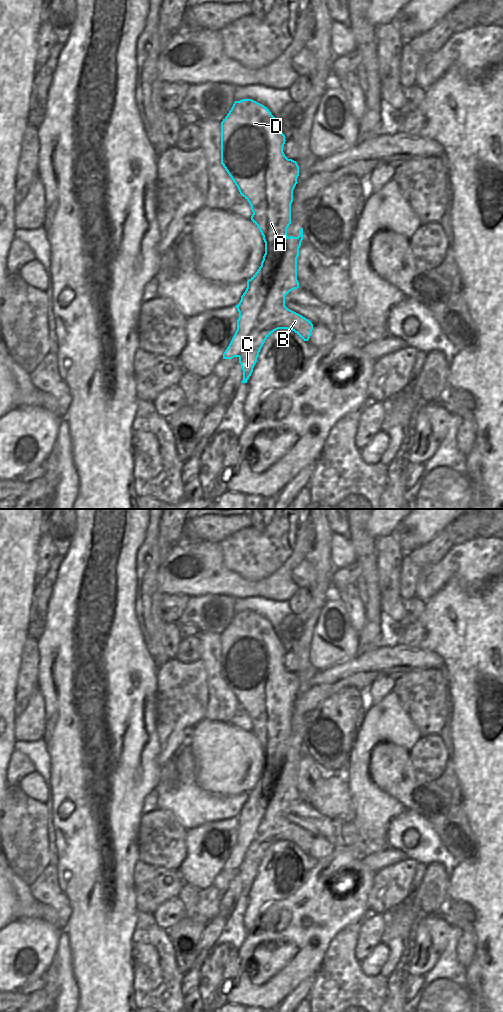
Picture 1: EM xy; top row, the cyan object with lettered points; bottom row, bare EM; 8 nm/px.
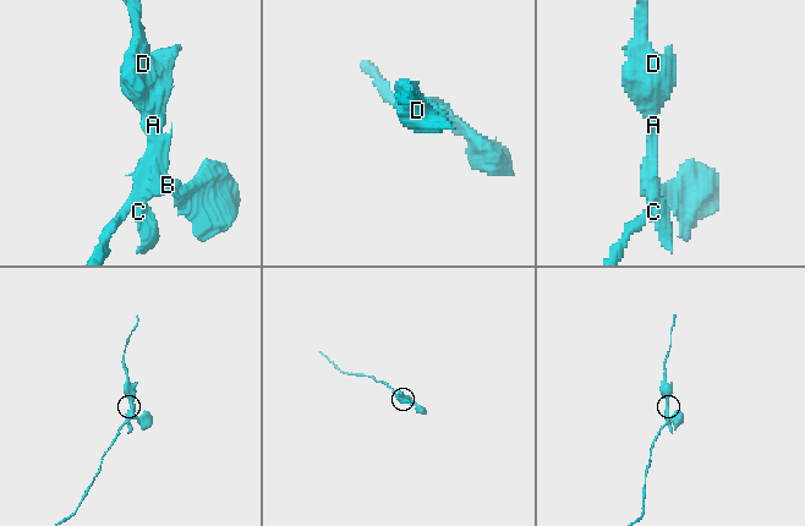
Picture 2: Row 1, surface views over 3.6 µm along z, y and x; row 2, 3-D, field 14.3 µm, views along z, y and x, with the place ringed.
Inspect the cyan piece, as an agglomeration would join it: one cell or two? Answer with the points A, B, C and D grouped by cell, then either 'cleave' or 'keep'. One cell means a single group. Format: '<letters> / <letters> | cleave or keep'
A D / B C | cleave

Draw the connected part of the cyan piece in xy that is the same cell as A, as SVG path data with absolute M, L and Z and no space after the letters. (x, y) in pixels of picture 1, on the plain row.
M252 611L235 613L221 634L221 676L240 706L249 714L253 724L251 732L259 740L265 754L261 778L247 793L247 800L239 816L235 818L239 824L237 842L223 866L223 871L241 868L245 854L267 812L273 790L285 768L287 740L291 736L293 702L299 688L297 674L288 671L283 664L285 650L269 621Z

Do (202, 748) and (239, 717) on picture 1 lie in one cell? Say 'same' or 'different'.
different

